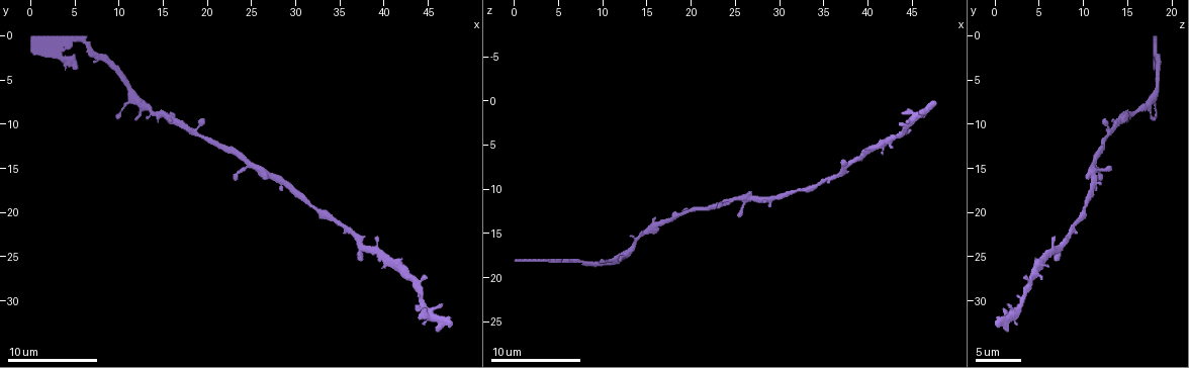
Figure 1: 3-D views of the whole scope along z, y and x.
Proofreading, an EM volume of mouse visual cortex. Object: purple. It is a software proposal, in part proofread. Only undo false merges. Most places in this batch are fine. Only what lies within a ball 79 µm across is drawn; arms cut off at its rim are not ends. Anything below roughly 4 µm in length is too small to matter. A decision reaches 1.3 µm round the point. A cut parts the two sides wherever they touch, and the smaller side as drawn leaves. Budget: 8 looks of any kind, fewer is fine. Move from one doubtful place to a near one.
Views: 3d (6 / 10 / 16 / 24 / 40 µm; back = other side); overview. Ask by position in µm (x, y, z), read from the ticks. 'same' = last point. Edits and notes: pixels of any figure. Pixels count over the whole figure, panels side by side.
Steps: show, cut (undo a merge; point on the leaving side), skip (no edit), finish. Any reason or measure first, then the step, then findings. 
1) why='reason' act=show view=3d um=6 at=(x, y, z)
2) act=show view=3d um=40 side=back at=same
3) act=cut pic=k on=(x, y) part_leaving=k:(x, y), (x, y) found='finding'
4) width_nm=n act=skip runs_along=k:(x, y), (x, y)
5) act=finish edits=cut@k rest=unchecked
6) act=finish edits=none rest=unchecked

why='a narrow waist' act=show view=3d um=6 at=(5.6, 0.4, 18.2)

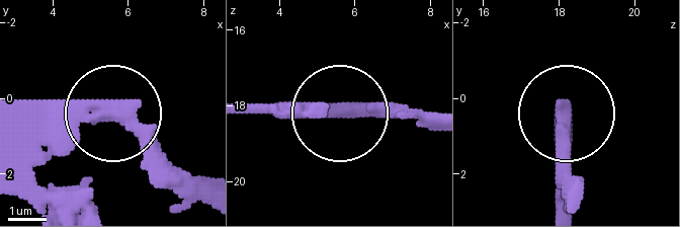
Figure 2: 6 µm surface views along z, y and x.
width_nm=430 act=cut pic=2 on=(92, 115) found='a second neuron is stuck on'

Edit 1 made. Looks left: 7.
why='see it whole again' act=show view=overview

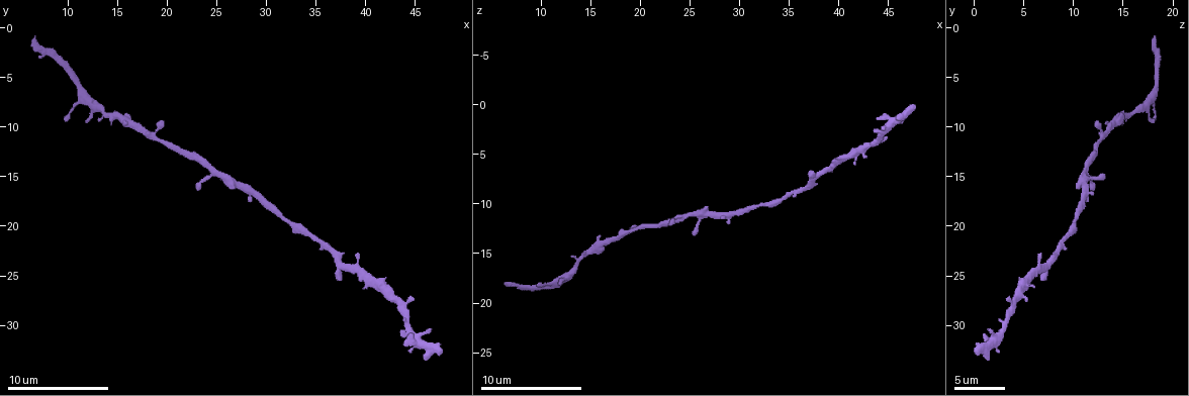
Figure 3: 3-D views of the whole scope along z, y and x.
why='arms part here' act=show view=3d um=10 at=(25.0, 14.8, 11.2)

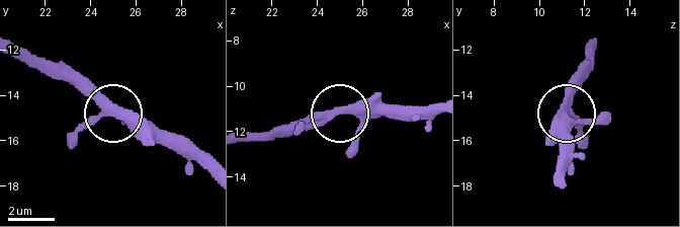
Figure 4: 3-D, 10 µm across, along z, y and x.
width_nm=320 act=skip runs_along=4:(117, 104), (106, 108), (68, 70) found='all the same neuron'

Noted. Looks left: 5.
why='a narrow waist' act=show view=3d um=16 at=(34.4, 21.0, 9.6)

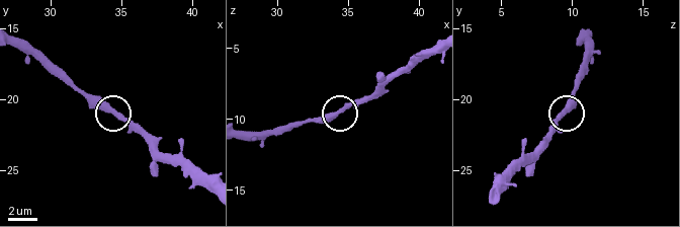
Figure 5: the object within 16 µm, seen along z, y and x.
act=show view=3d um=16 side=back at=(34.6, 20.8, 9.2)

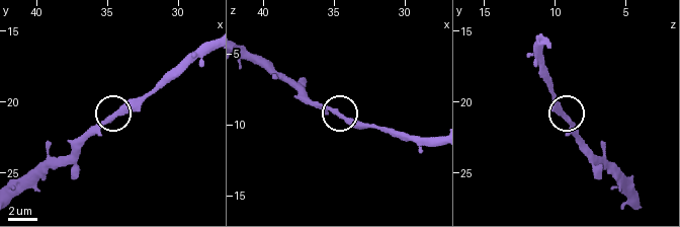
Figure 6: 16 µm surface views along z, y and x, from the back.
act=skip runs_along=6:(209, 41), (188, 54), (155, 87), (126, 101), (80, 144) found='all the same neuron'

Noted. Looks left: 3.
why='a narrow waist' act=show view=3d um=16 at=(19.8, 11.6, 12.4)

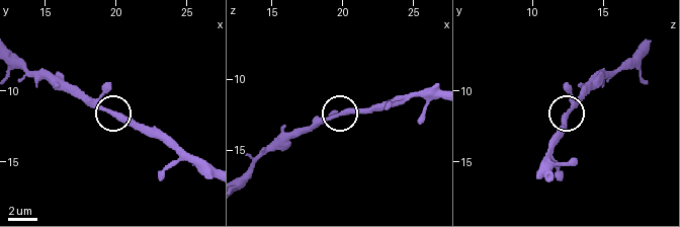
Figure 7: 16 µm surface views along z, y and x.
act=skip runs_along=7:(188, 152), (171, 149), (132, 128), (86, 95) found='all the same neuron'

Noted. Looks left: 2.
act=finish edits=cut@2 rest=unchecked

